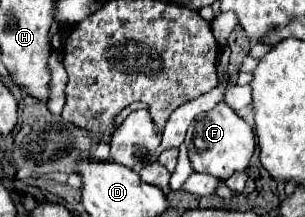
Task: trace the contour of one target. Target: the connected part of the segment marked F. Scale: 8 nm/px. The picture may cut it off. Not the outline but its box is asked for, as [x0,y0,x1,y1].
[184,101,256,179]

